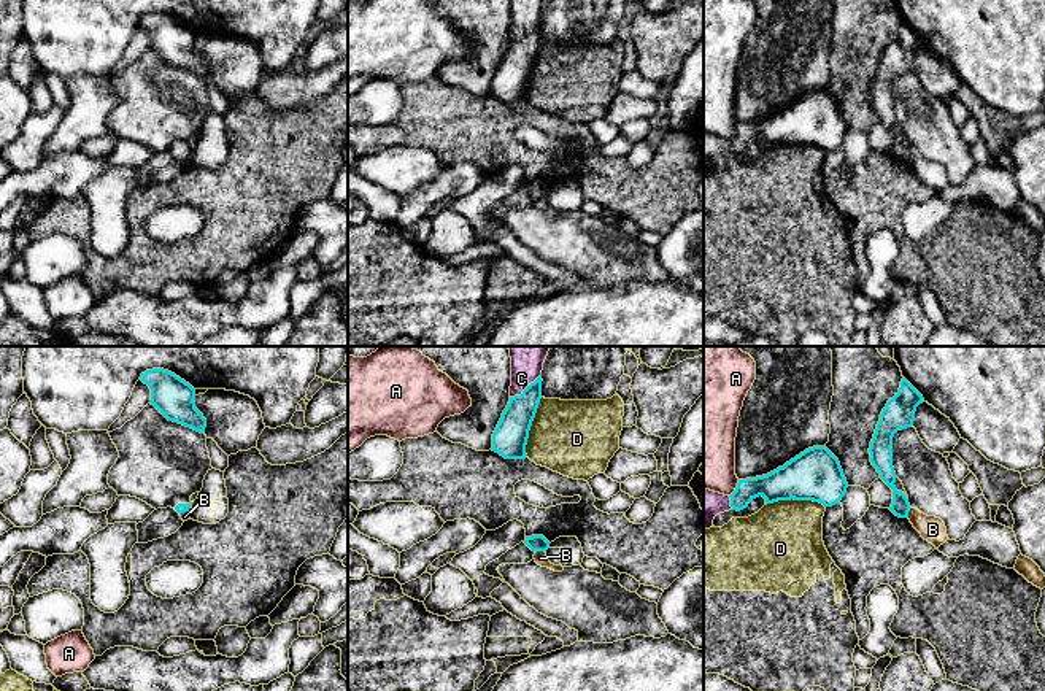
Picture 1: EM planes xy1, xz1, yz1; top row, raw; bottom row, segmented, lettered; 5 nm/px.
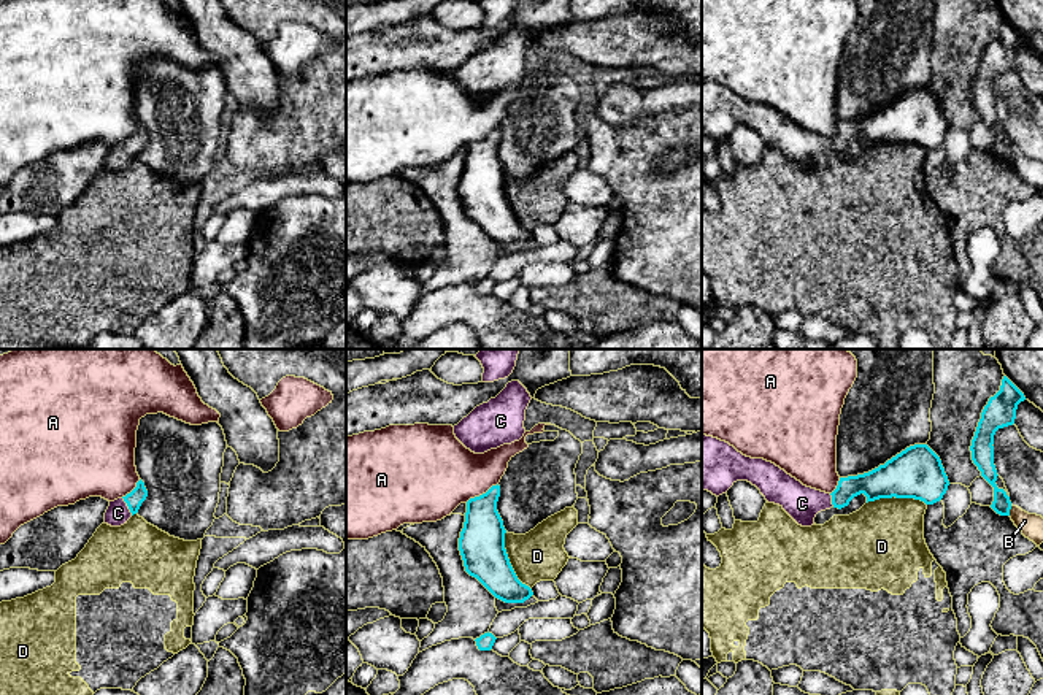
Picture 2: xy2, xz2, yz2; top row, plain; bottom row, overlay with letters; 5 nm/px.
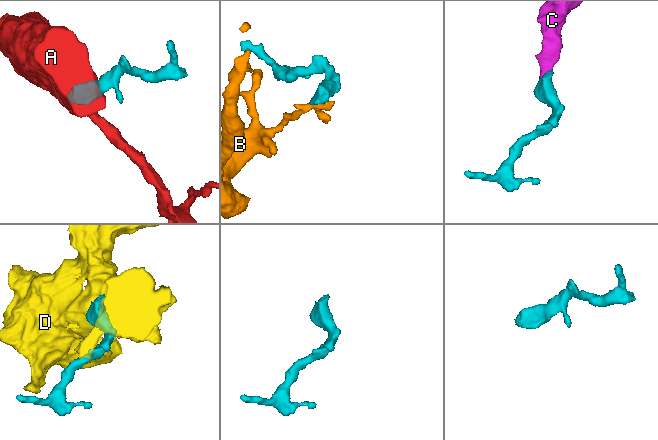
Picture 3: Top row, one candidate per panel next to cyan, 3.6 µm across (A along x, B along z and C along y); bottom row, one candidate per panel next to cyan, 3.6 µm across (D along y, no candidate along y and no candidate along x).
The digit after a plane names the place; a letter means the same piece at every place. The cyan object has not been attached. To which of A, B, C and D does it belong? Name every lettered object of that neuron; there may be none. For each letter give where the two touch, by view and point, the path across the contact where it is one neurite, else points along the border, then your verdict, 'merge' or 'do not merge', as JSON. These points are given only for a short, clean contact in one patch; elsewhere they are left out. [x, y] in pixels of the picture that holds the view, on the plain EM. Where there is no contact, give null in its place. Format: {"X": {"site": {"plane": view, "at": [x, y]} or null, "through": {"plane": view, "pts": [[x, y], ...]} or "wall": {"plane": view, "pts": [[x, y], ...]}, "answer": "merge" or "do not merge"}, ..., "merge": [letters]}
{"A": {"site": {"plane": "xz2", "at": [483, 138]}, "wall": {"plane": "xz2", "pts": [[497, 127], [465, 146]]}, "answer": "do not merge"}, "B": {"site": {"plane": "xz1", "at": [539, 194]}, "wall": {"plane": "xz1", "pts": [[543, 194], [535, 197]]}, "answer": "do not merge"}, "C": {"site": {"plane": "xz1", "at": [524, 34]}, "through": {"plane": "xz1", "pts": [[512, 77], [524, 45], [524, 34], [524, 13]]}, "answer": "merge"}, "D": {"site": {"plane": "xz2", "at": [508, 207]}, "answer": "do not merge"}, "merge": ["C"]}

